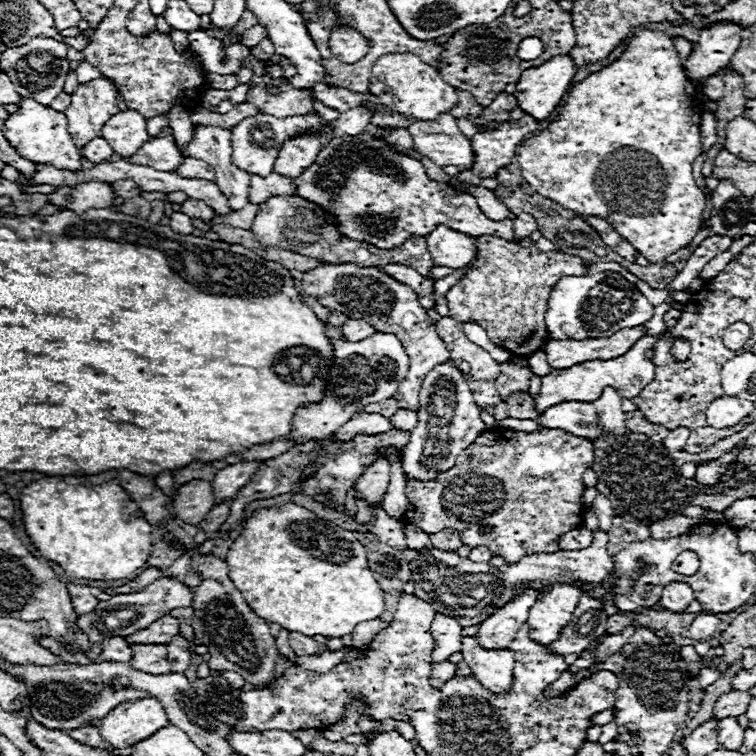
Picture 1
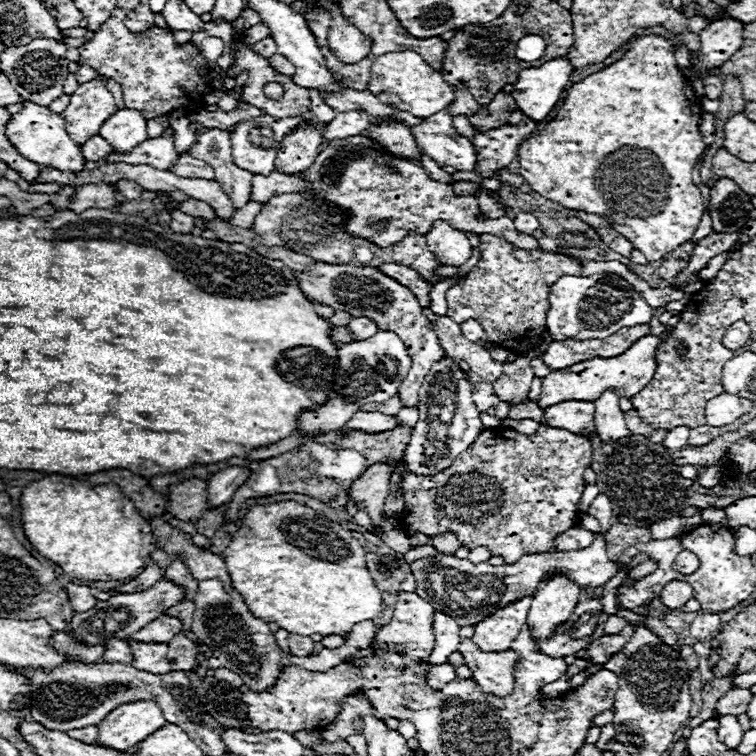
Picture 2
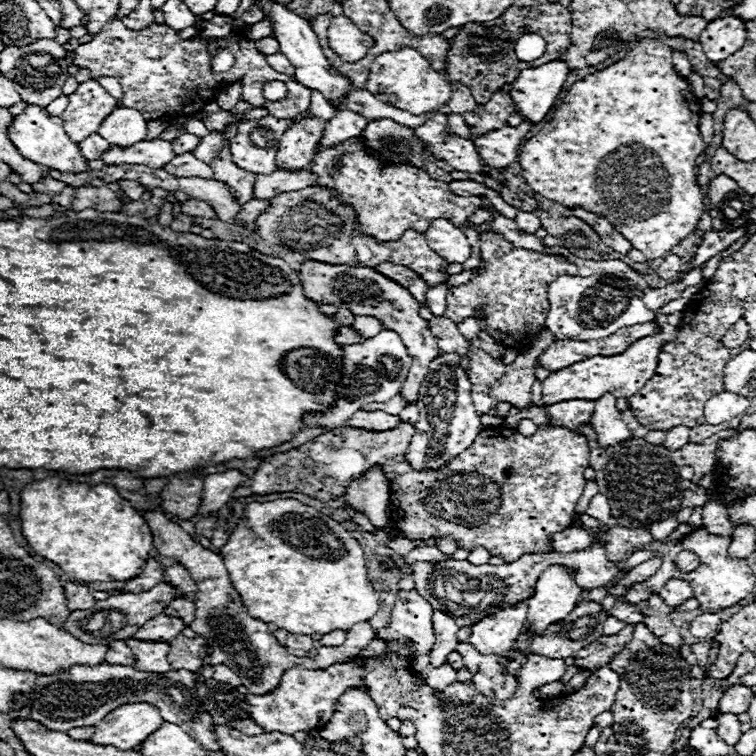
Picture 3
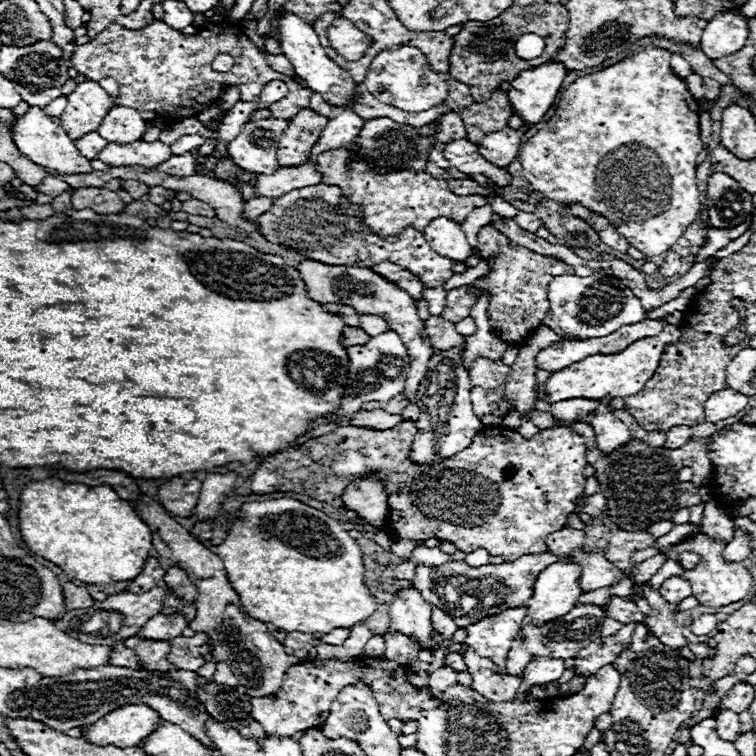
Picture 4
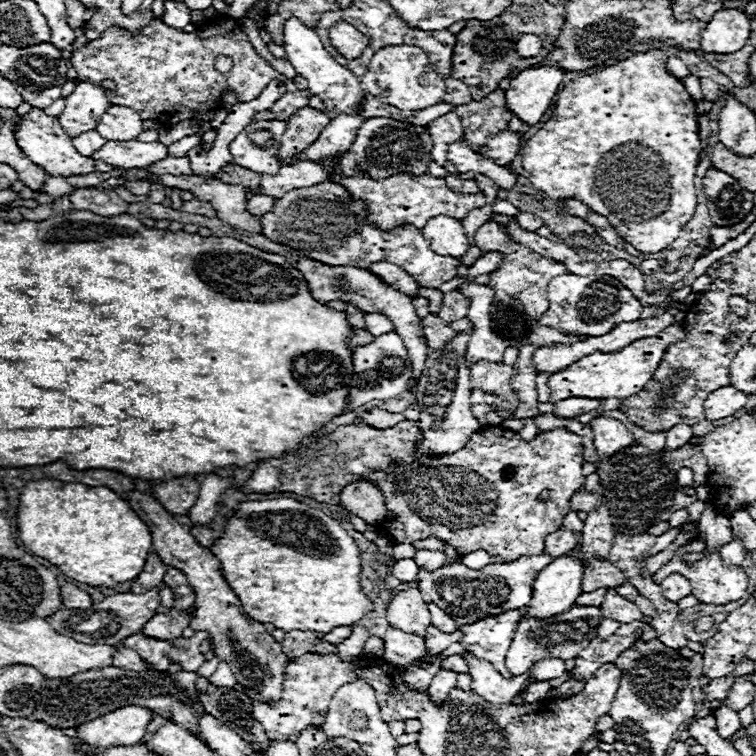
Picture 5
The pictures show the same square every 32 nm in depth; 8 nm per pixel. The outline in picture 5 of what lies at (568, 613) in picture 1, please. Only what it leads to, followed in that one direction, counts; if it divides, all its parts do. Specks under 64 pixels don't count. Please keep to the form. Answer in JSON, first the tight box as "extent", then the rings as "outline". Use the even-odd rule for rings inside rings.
{"extent":[526,550,584,620],"outline":[[[572,550],[568,556],[556,558],[538,574],[532,586],[532,600],[526,608],[528,616],[546,620],[564,614],[574,606],[576,598],[582,594],[580,582],[584,572],[578,554],[578,550]]]}

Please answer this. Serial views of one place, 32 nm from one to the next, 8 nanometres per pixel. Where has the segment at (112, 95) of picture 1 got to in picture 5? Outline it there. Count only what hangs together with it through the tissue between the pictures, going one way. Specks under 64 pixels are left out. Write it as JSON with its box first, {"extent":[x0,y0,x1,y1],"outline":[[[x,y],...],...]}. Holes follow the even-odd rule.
{"extent":[60,82,110,138],"outline":[[[80,82],[76,90],[66,98],[66,108],[60,114],[62,128],[70,138],[74,134],[82,134],[82,130],[96,130],[98,120],[110,106],[104,90],[90,82]]]}

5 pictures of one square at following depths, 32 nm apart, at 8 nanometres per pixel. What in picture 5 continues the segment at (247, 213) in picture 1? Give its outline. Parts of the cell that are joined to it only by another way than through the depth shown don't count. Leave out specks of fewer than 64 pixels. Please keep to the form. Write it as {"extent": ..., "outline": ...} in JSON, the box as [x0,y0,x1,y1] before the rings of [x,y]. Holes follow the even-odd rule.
{"extent":[246,194,274,216],"outline":[[[256,194],[256,196],[250,198],[246,210],[248,210],[250,214],[254,214],[254,216],[262,216],[262,214],[270,212],[272,206],[274,206],[274,198],[270,198],[270,196],[262,196],[262,194]]]}

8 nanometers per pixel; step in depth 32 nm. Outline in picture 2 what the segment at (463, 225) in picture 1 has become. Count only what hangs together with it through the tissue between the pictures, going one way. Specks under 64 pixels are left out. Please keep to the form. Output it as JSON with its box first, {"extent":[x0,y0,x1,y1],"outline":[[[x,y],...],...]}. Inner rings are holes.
{"extent":[302,134,538,250],"outline":[[[360,134],[358,138],[346,138],[342,142],[330,142],[326,148],[322,148],[322,152],[316,156],[316,162],[304,174],[306,174],[308,184],[302,188],[302,192],[314,192],[314,194],[320,192],[328,204],[336,206],[338,210],[342,210],[348,216],[348,220],[346,220],[348,234],[374,242],[376,246],[382,246],[382,248],[402,242],[402,238],[408,232],[426,234],[426,232],[430,232],[430,228],[436,220],[444,220],[462,232],[474,232],[478,236],[480,234],[502,234],[502,238],[506,238],[514,246],[538,250],[538,240],[532,236],[518,234],[514,228],[514,222],[510,218],[498,218],[498,220],[480,218],[478,220],[480,208],[476,204],[478,202],[476,196],[472,194],[456,196],[450,184],[430,180],[418,162],[408,160],[408,158],[396,158],[396,156],[388,154],[380,144],[374,144],[366,134]]]}

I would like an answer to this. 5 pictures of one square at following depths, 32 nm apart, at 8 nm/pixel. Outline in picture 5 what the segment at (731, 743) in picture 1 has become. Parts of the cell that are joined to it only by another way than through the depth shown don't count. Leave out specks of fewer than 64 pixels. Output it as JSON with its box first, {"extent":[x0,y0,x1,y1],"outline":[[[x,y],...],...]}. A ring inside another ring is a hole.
{"extent":[714,706,740,740],"outline":[[[718,706],[716,710],[714,710],[714,718],[716,718],[716,730],[718,730],[718,734],[724,738],[724,740],[728,740],[738,728],[740,728],[740,718],[738,718],[738,712],[734,712],[734,710],[730,710],[728,706]]]}

